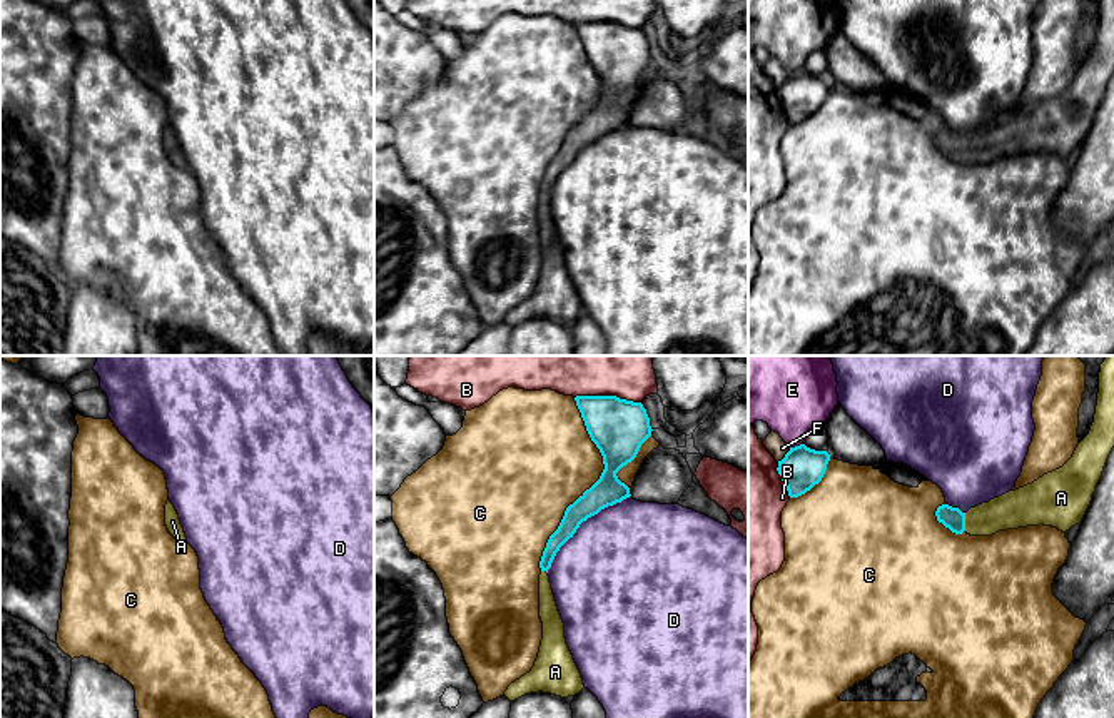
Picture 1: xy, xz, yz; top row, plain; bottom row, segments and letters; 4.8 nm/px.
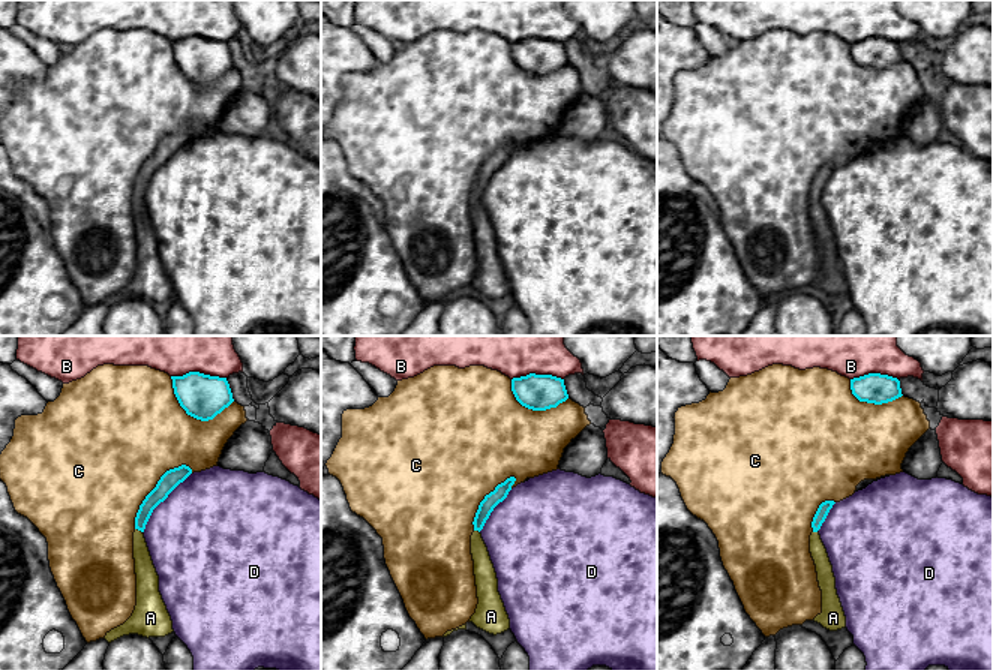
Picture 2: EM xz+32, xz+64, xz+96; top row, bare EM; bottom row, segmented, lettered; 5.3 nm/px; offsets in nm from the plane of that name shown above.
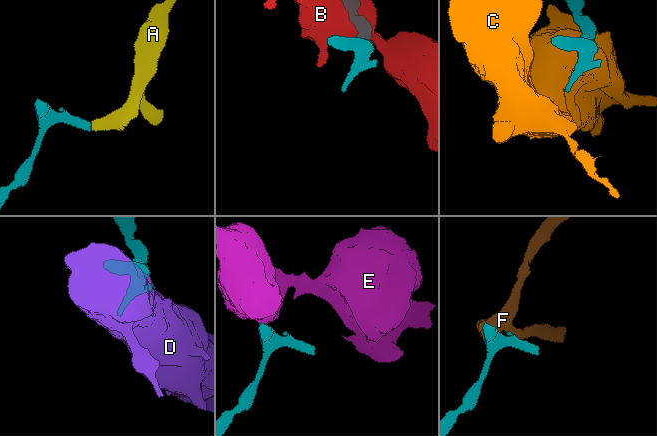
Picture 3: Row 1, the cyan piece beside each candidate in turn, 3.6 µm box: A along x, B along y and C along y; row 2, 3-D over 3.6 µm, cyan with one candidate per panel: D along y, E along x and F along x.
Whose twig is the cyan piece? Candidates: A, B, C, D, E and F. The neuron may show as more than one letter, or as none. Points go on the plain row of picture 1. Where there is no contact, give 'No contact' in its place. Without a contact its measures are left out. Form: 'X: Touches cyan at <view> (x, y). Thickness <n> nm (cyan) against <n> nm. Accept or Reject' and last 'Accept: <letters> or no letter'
A: Touches cyan at yz (964, 147). Thickness 110 nm (cyan) against 180 nm. Accept
B: Touches cyan at xz (608, 22). Thickness 280 nm (cyan) against 130 nm. Reject
C: Touches cyan at xz (593, 111). Thickness 220 nm (cyan) against 460 nm. Reject
D: Touches cyan at xz (582, 147). Thickness 150 nm (cyan) against 480 nm. Reject
E: Touches cyan at yz (795, 72). Thickness 200 nm (cyan) against 300 nm. Reject
F: Touches cyan at yz (785, 82). Thickness 200 nm (cyan) against 90 nm. Reject
Accept: A

